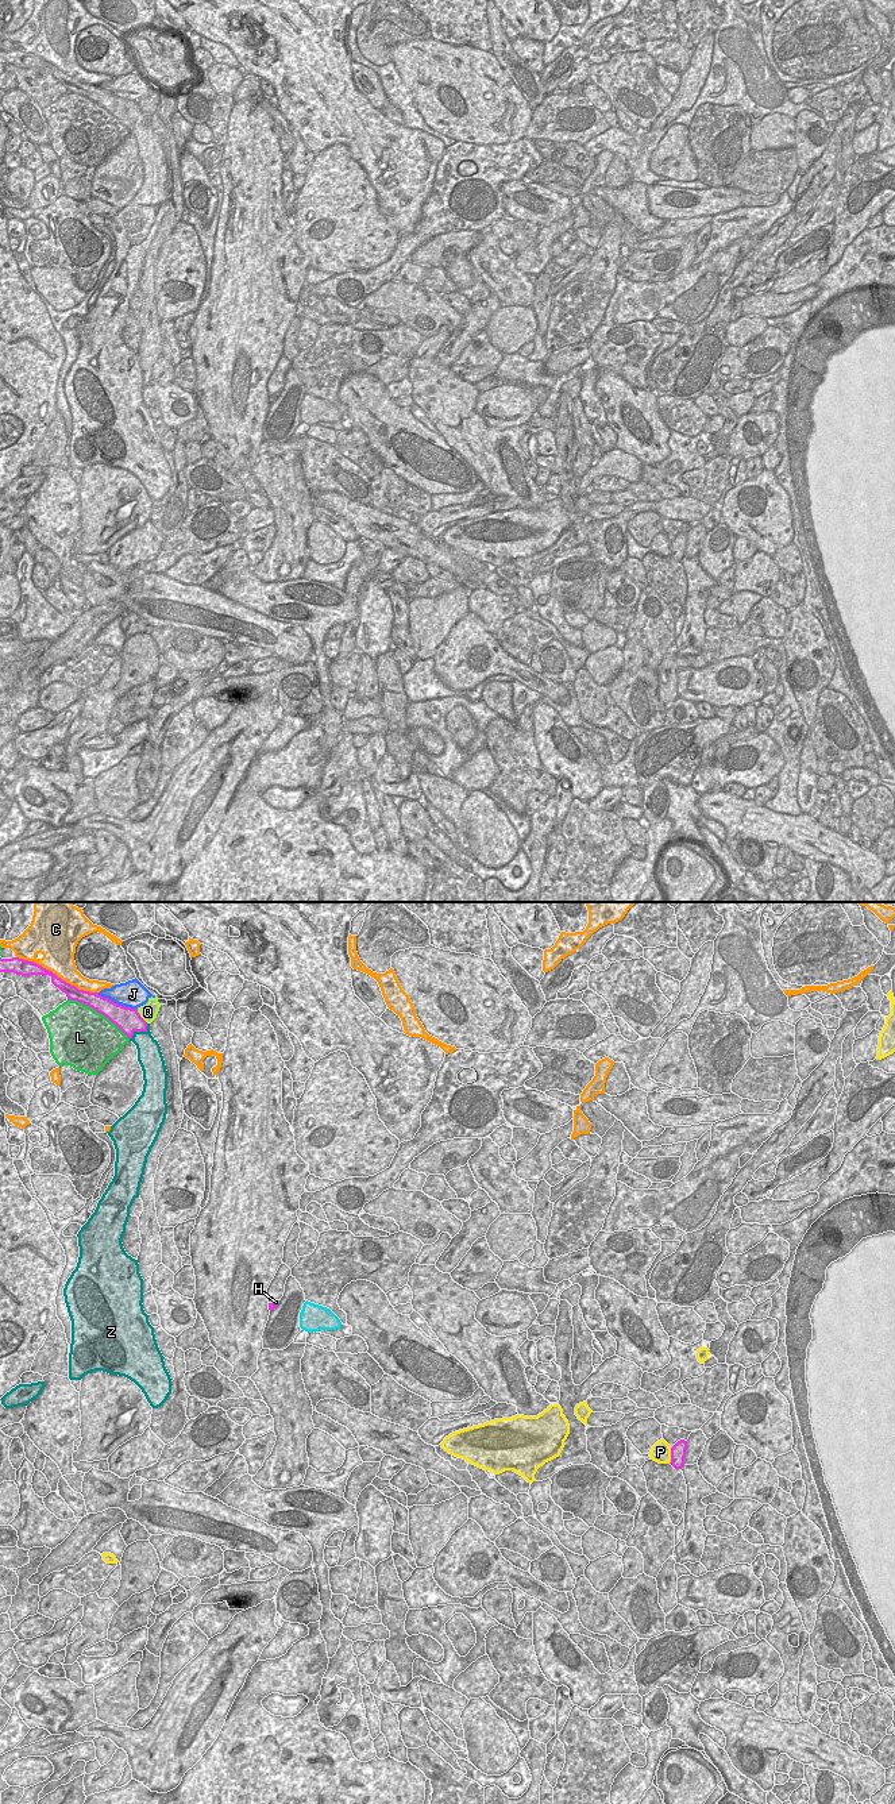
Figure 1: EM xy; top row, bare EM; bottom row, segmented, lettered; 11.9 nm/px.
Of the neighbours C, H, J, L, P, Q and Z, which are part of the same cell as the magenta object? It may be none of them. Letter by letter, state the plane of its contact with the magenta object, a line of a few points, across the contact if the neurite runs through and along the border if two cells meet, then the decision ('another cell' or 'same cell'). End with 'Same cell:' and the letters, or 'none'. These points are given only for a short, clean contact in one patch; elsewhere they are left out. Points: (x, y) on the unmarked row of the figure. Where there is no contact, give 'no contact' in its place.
C: xy | another cell
H: xy | xy (272, 399), (274, 396), (276, 394) | same cell
J: xy | another cell
L: xy | another cell
P: xy | another cell
Q: xy | xy (137, 101), (147, 115) | another cell
Z: xy | another cell
Same cell: H

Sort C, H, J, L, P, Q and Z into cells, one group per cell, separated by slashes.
C / H / J / L / P / Q / Z

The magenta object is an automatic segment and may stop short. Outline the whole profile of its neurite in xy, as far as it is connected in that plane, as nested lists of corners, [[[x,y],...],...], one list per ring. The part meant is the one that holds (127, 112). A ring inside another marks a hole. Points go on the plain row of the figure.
[[[19,50],[0,51],[0,65],[13,65],[22,69],[49,68],[51,70],[51,76],[62,85],[65,85],[67,92],[84,96],[97,105],[103,107],[128,131],[132,131],[135,124],[147,124],[147,115],[140,109],[138,101],[117,97],[109,90],[101,89],[99,85],[78,82],[76,78],[66,76],[55,66],[34,54],[23,53]]]

